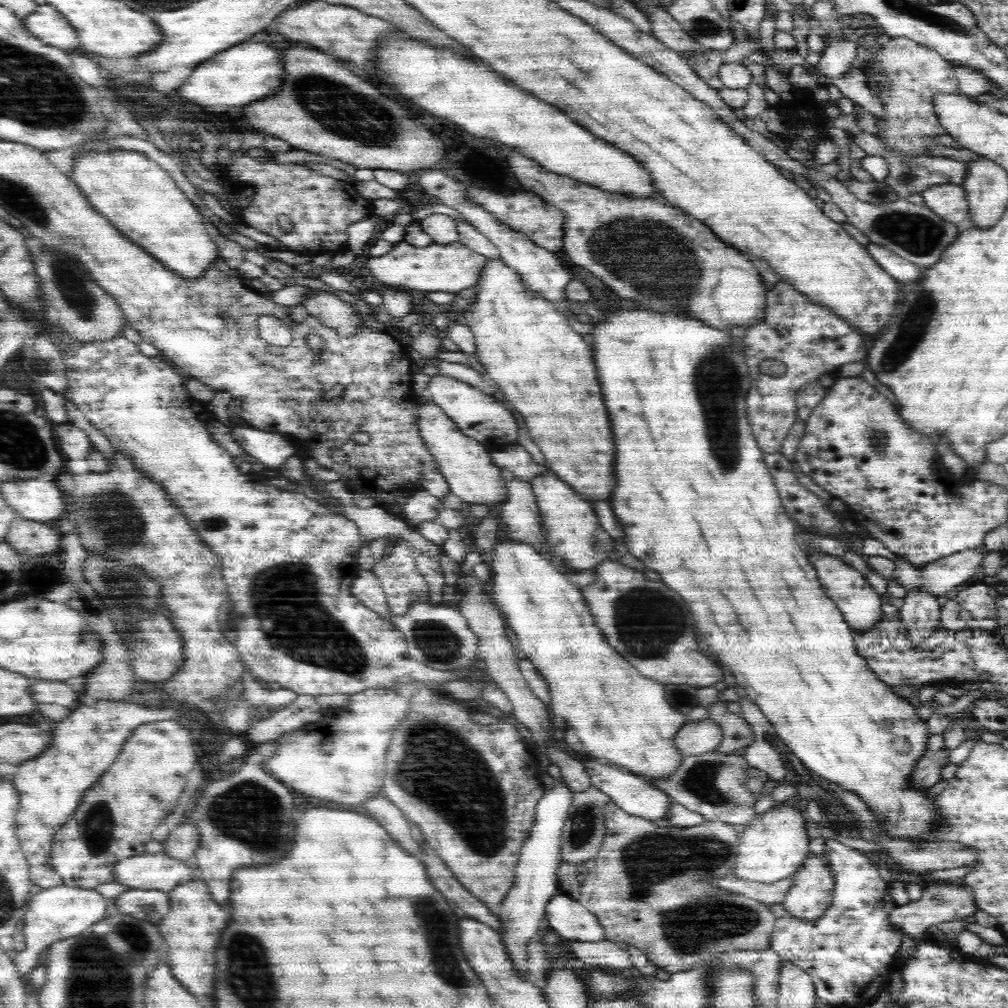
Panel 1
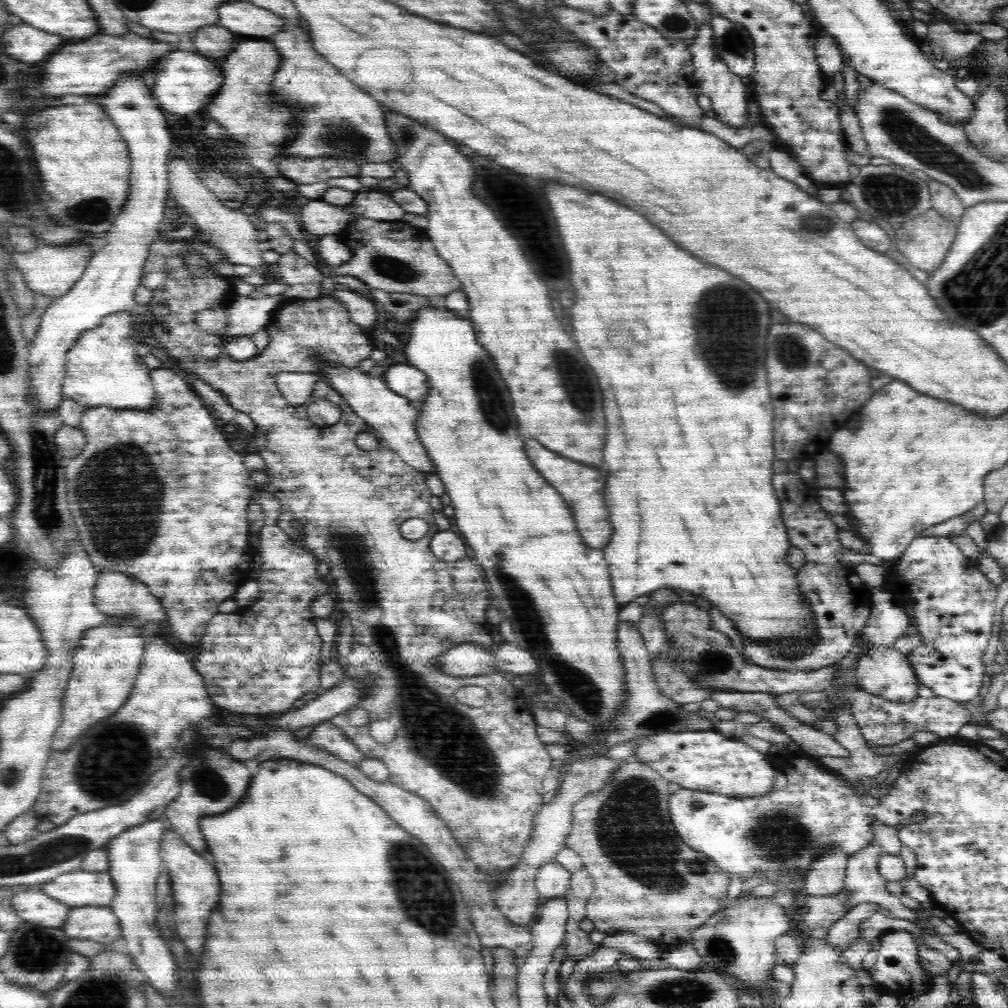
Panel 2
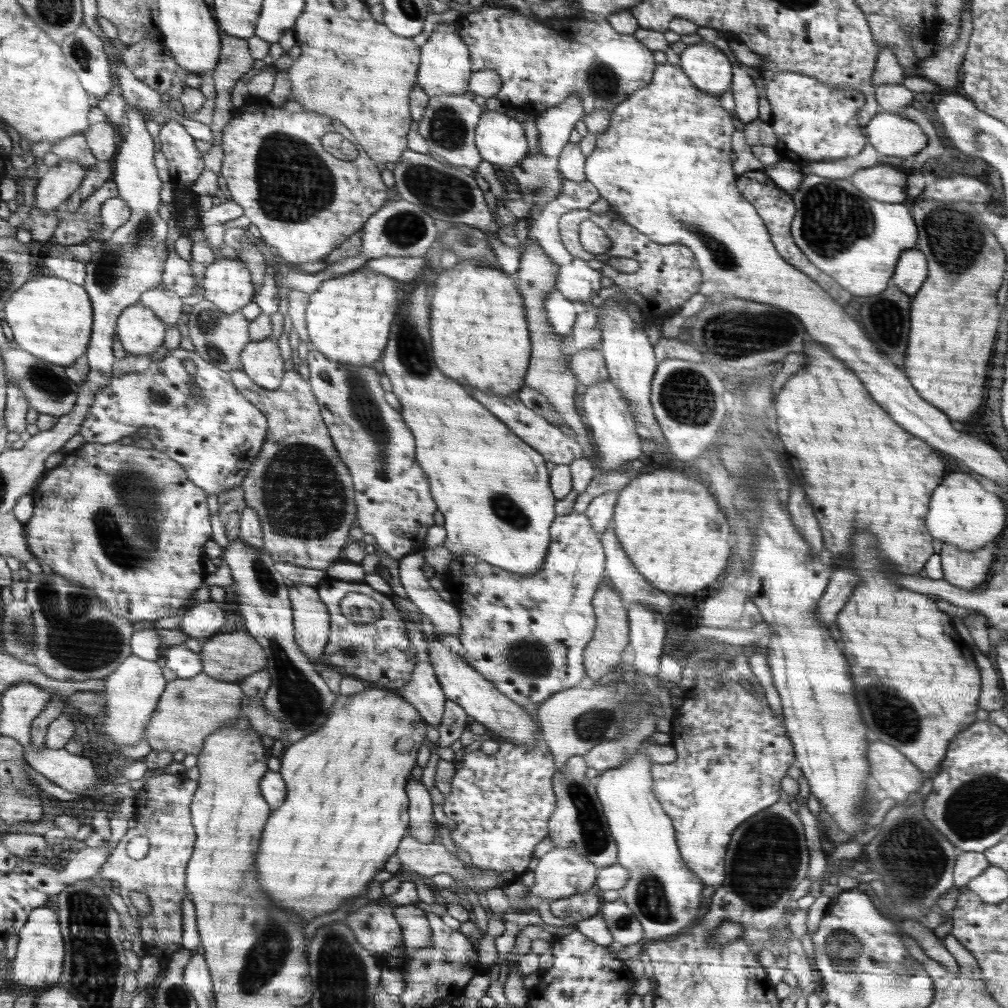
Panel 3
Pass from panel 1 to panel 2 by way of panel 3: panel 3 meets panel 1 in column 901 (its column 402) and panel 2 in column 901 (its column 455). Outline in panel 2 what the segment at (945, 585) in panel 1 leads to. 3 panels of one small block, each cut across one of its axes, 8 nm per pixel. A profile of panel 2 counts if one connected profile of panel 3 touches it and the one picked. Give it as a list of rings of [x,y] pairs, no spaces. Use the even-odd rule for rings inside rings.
[[[883,585],[868,591],[871,601],[871,615],[862,628],[862,640],[868,645],[892,646],[908,630],[906,609],[896,605]]]

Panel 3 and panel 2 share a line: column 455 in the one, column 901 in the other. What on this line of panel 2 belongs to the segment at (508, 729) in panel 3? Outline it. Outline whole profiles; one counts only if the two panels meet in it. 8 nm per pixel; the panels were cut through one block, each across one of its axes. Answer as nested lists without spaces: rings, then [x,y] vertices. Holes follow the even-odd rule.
[[[862,633],[858,634],[854,643],[858,652],[852,680],[858,687],[889,702],[912,702],[919,697],[920,683],[907,655],[894,646],[868,645],[862,640]]]

